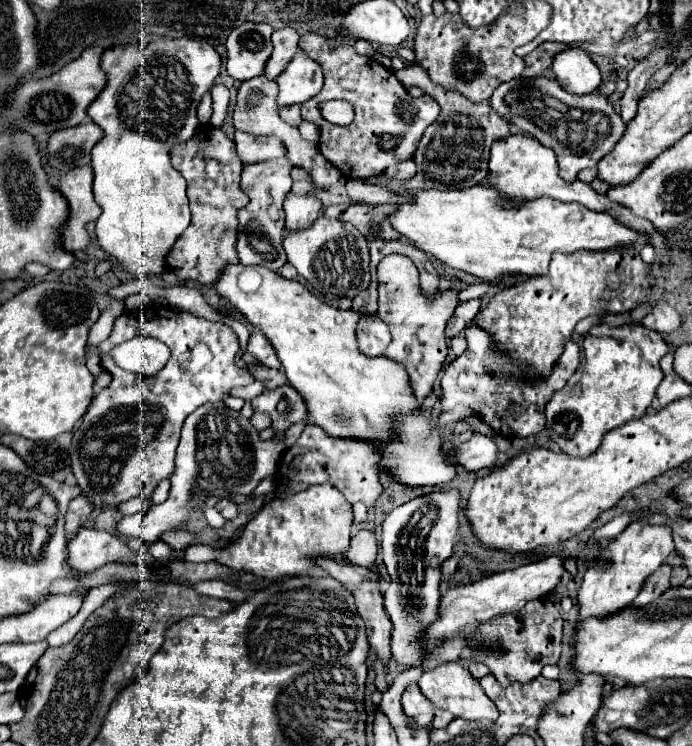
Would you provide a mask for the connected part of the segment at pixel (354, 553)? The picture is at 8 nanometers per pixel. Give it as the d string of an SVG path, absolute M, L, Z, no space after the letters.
M358 530L352 534L350 538L350 548L346 550L346 558L358 566L366 566L366 568L372 568L374 566L374 560L376 560L376 554L378 554L378 542L376 542L376 536L374 532L368 532L368 530Z

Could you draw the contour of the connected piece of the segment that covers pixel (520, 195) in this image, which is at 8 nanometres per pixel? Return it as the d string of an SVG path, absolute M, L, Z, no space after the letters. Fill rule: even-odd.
M512 134L506 136L502 140L498 140L492 148L492 156L490 156L490 174L488 174L488 182L490 186L498 188L500 192L504 192L506 196L524 200L524 198L532 198L532 196L554 196L556 200L562 202L580 202L586 208L597 212L614 213L620 224L626 224L642 234L648 234L652 240L652 246L656 250L656 254L660 258L670 258L672 250L666 246L666 238L654 230L654 226L650 222L646 222L644 218L638 217L622 204L616 204L612 200L608 200L604 194L598 194L590 184L566 184L560 176L558 176L558 166L556 166L556 156L552 148L546 148L542 144L538 144L538 140L534 140L532 136L524 136L524 134Z

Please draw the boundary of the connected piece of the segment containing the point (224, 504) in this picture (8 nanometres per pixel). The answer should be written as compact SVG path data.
M222 498L218 504L216 504L216 510L226 518L226 520L234 520L238 516L238 510L236 510L236 504L228 498Z

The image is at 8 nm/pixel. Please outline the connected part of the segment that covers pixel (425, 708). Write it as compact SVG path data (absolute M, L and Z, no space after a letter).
M412 682L412 684L406 686L404 696L402 696L402 704L406 708L406 714L412 716L418 724L422 724L422 726L432 724L434 704L420 692L420 688L418 688L416 682Z

